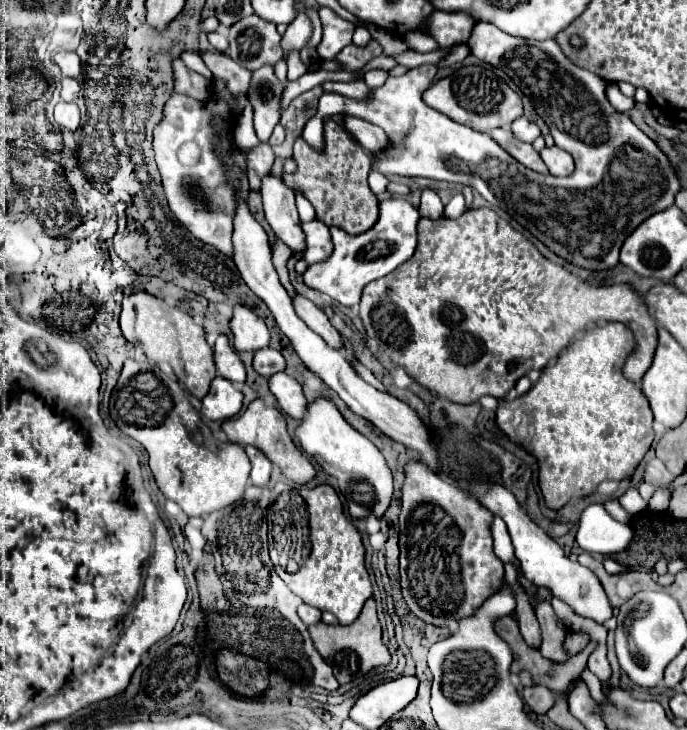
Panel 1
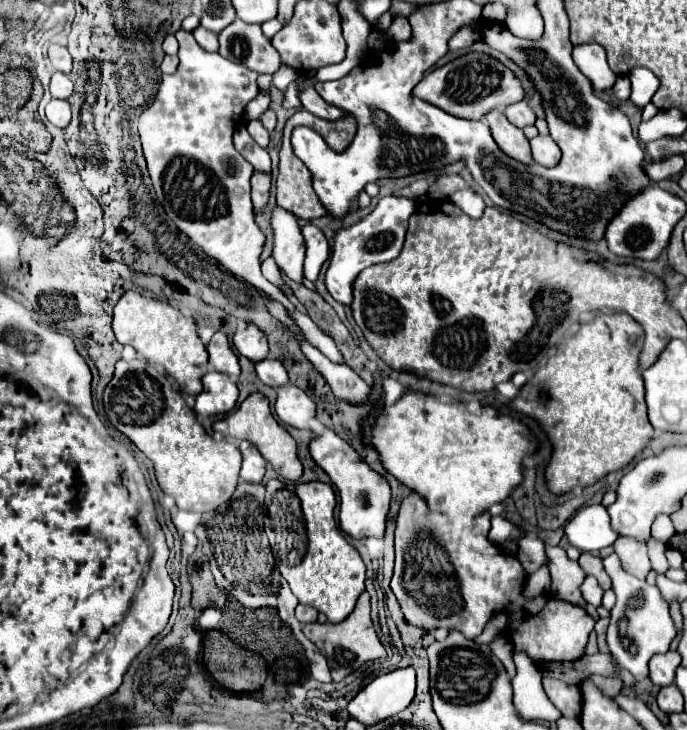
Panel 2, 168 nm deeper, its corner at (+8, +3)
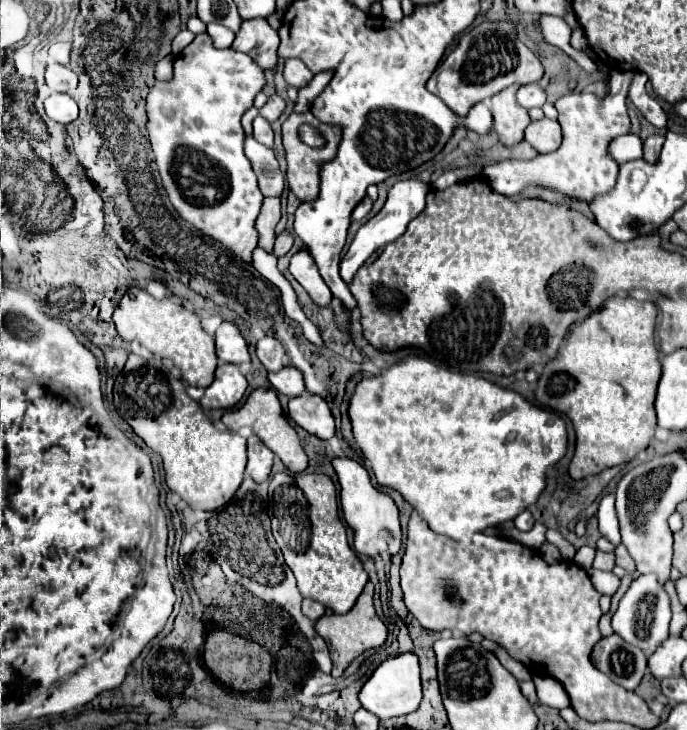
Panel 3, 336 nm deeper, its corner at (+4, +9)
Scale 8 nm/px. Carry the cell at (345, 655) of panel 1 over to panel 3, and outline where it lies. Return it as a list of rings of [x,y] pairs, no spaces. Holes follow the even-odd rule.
[[[369,581],[365,585],[363,593],[359,595],[355,607],[349,613],[345,613],[345,615],[335,615],[335,613],[323,615],[315,623],[315,631],[325,639],[327,647],[329,647],[329,653],[331,653],[331,659],[333,659],[333,677],[339,677],[349,667],[349,663],[357,655],[361,655],[363,651],[373,649],[373,647],[381,647],[387,639],[387,627],[377,617],[375,607],[373,607],[373,583]]]

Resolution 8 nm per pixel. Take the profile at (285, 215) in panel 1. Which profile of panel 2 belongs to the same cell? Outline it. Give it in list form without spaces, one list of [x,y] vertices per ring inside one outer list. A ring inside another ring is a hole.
[[[273,209],[273,259],[279,269],[291,279],[303,285],[303,261],[305,261],[305,241],[301,229],[297,225],[297,217],[285,209]]]

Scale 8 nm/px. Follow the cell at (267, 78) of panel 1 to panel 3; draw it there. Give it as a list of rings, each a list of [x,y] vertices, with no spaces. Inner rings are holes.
[[[261,115],[253,121],[253,135],[259,143],[263,143],[267,147],[273,147],[273,129],[271,129],[269,121],[263,119]]]

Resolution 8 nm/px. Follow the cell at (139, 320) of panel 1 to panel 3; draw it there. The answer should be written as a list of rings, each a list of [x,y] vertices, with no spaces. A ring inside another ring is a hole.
[[[131,287],[113,313],[113,321],[123,341],[139,341],[151,353],[171,359],[181,371],[181,379],[193,387],[209,387],[217,367],[215,341],[199,323],[199,317],[171,299],[155,299],[143,289]]]

